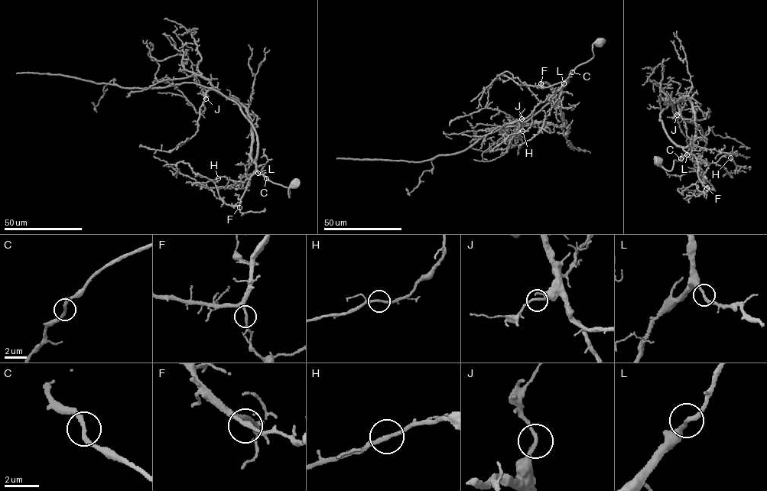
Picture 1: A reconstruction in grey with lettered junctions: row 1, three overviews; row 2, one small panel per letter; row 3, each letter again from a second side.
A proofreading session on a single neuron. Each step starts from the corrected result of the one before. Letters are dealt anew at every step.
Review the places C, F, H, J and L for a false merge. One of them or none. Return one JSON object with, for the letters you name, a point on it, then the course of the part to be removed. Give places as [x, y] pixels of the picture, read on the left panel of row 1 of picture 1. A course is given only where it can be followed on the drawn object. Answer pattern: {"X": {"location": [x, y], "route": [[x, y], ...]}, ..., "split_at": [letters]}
{"split_at": []}

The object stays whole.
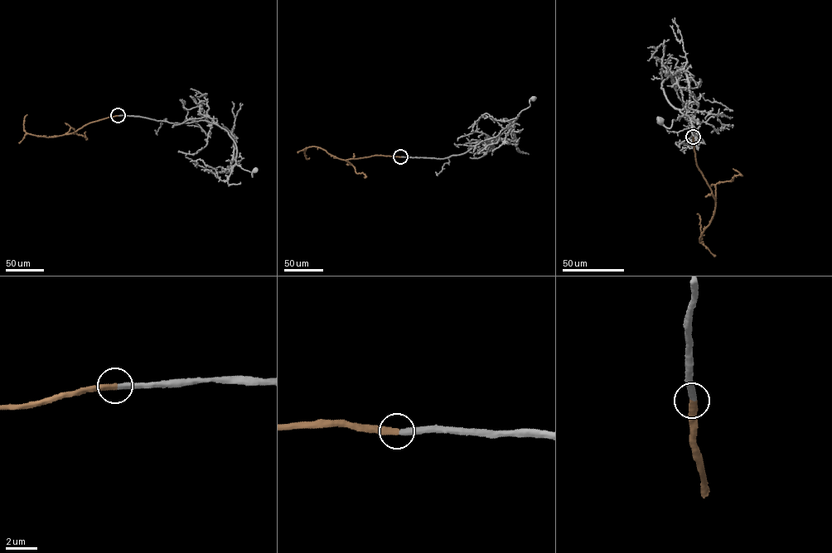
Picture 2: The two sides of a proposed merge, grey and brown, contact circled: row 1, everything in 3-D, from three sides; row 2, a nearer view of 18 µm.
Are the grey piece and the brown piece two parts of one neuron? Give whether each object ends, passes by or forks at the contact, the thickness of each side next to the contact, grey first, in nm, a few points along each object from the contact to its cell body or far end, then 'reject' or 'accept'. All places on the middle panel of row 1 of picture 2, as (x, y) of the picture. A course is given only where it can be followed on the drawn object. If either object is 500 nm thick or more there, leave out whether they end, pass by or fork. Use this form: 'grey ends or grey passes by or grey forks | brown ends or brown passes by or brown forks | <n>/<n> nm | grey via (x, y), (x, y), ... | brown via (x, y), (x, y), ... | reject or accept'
grey ends | brown ends | 360/400 nm | grey via (400, 156), (444, 158), (463, 154), (477, 145), (497, 137), (521, 111), (529, 106), (529, 99), (533, 98) | brown via (400, 156), (376, 155), (343, 160), (314, 146), (307, 147), (304, 151), (306, 158), (309, 157) | accept

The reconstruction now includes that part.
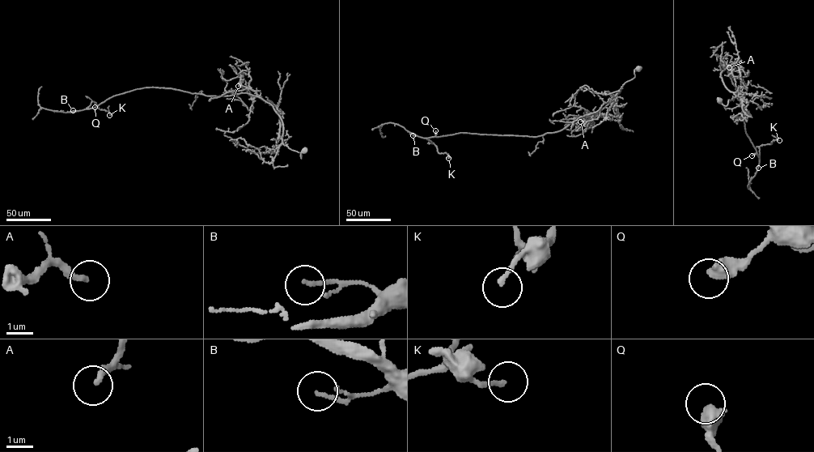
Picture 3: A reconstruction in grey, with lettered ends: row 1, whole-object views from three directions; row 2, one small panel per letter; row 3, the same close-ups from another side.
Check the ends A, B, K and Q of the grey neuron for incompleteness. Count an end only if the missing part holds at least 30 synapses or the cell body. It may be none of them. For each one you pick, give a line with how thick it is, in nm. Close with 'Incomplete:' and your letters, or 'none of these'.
A: 240 nm
Incomplete: A

